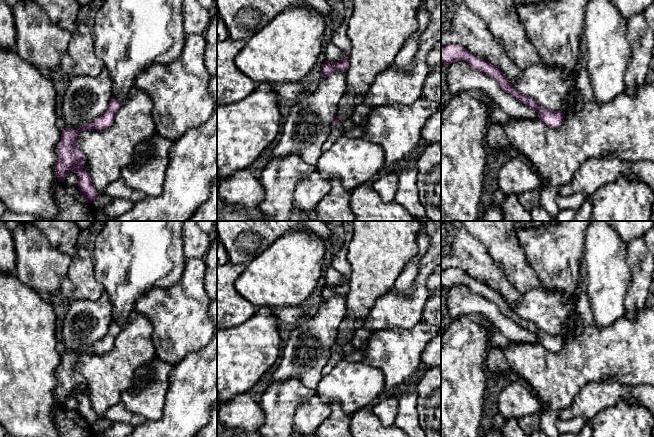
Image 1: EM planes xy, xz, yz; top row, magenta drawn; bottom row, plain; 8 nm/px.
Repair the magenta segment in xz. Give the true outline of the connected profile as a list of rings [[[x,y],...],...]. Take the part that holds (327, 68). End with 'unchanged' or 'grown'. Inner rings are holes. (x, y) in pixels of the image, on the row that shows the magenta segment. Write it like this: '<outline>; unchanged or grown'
[[[344,56],[340,61],[338,62],[328,62],[327,60],[323,63],[323,65],[321,66],[321,77],[322,80],[326,79],[330,74],[332,74],[333,72],[339,70],[342,72],[347,71],[349,67],[349,63],[348,63],[348,57]]]; unchanged

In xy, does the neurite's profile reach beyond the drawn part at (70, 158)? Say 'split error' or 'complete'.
complete

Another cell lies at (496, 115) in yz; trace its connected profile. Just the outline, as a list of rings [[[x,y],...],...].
[[[490,100],[488,105],[490,109],[489,120],[491,123],[505,125],[515,119],[502,110],[493,100]]]

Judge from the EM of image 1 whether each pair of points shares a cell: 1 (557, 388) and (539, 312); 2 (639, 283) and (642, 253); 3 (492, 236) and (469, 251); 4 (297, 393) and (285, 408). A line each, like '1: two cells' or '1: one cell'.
1: two cells
2: one cell
3: two cells
4: one cell

